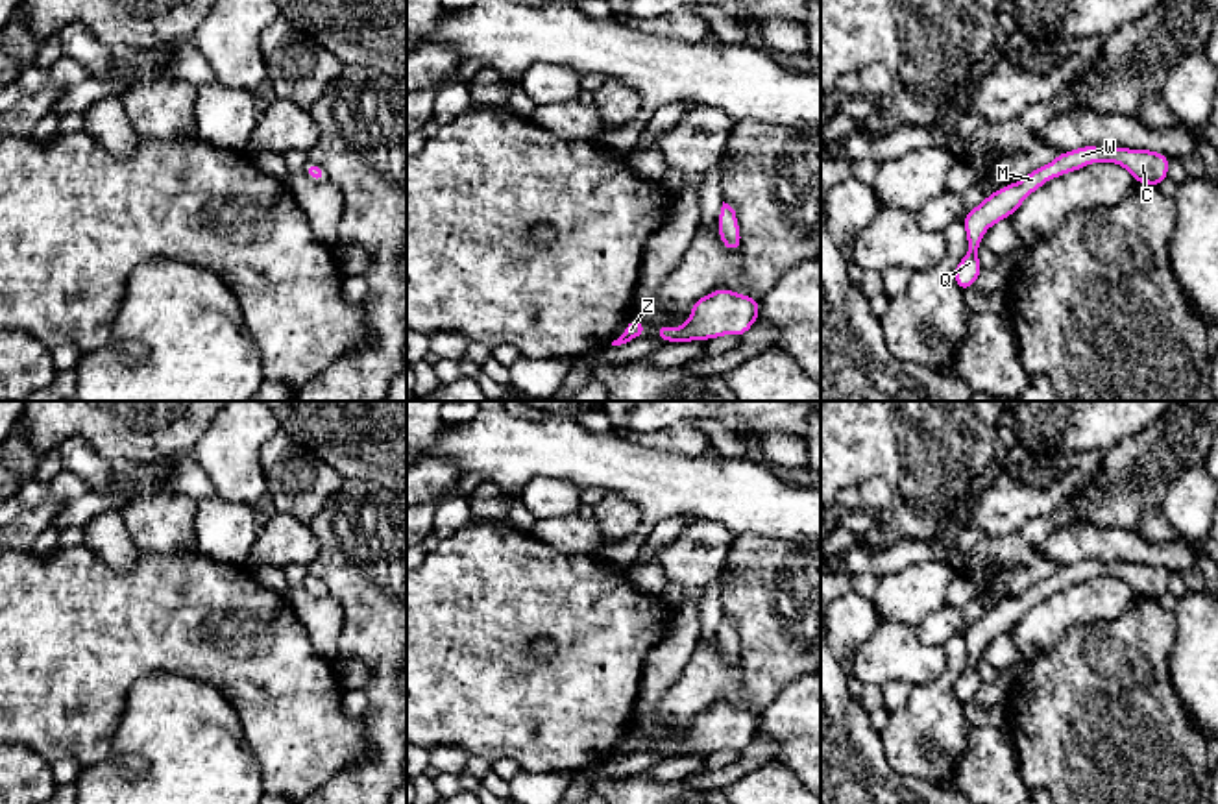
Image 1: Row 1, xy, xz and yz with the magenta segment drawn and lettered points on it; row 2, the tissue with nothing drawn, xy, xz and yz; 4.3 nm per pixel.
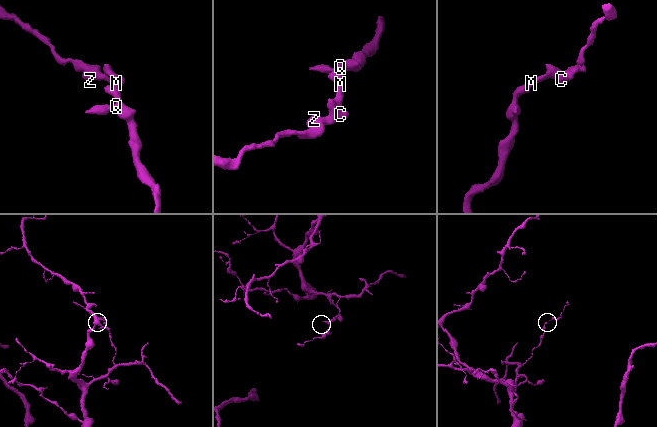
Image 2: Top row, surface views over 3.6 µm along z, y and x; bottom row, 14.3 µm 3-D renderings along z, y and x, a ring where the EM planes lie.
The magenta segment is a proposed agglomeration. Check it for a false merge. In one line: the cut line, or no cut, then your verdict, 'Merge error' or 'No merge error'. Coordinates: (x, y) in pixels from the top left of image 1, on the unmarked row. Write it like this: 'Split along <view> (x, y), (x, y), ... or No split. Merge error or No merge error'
No split. No merge error

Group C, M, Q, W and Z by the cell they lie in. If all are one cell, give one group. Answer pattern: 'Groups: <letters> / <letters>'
Groups: C M Q W Z

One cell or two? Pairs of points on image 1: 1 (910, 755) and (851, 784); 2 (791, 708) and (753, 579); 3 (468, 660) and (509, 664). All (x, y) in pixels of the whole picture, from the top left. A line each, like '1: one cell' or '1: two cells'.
1: two cells
2: two cells
3: one cell

